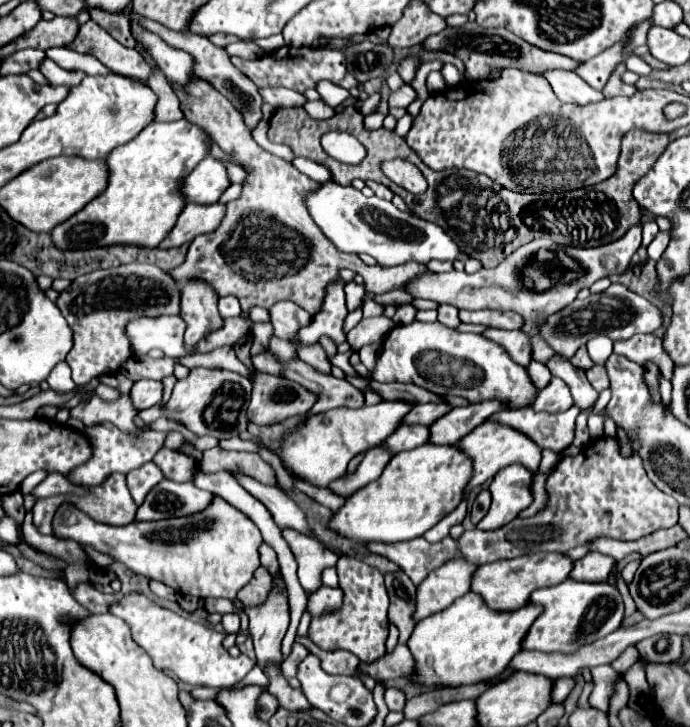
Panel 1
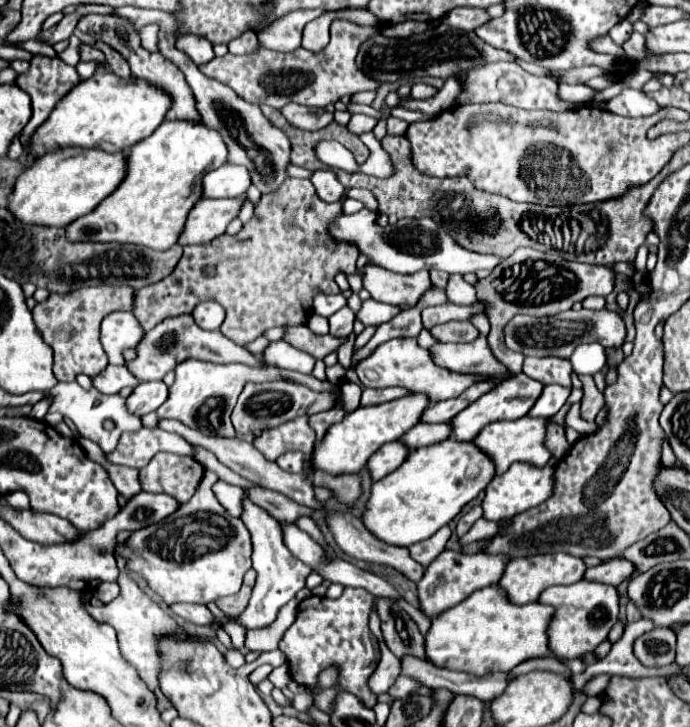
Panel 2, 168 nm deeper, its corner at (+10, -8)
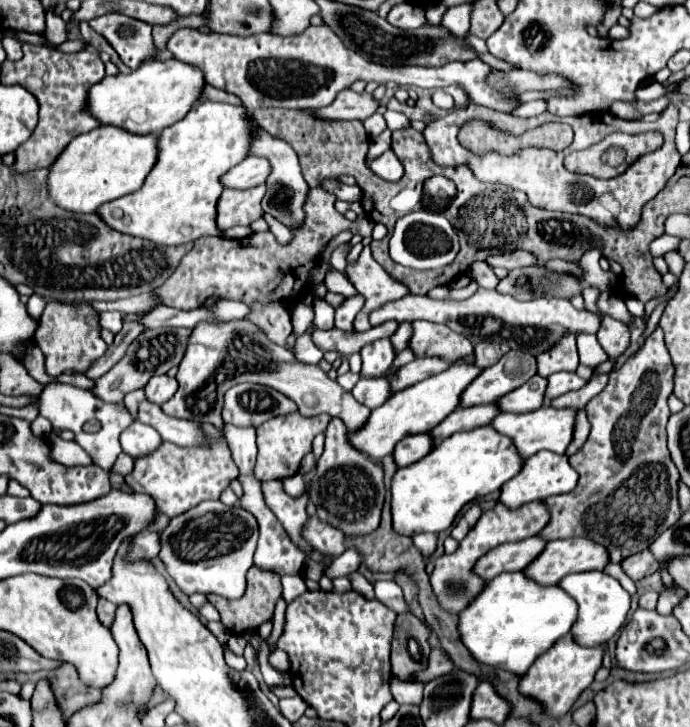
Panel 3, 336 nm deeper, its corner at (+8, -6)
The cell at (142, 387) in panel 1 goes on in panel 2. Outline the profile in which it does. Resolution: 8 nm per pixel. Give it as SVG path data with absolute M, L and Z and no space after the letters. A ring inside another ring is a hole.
M142 382L126 398L126 408L134 416L144 416L154 412L168 398L168 386L164 382Z

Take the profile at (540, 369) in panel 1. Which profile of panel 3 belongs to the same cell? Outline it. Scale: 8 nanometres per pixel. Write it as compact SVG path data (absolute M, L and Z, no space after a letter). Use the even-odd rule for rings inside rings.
M536 374L524 386L504 396L500 400L500 406L504 406L504 412L532 412L542 406L546 386L548 386L548 380Z

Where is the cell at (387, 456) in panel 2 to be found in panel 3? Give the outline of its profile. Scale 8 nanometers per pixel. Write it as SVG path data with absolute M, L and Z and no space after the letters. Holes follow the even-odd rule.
M430 432L408 436L408 438L404 438L404 442L398 442L398 446L394 450L394 460L398 466L410 466L410 464L422 460L426 454L430 454L434 444L436 442L430 436Z

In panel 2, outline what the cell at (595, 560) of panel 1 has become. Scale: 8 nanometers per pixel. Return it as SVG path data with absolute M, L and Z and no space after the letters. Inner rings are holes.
M614 558L614 560L602 562L602 564L598 564L598 566L586 568L584 580L618 586L622 580L630 578L632 572L634 572L634 566L632 566L628 560L618 560L618 558Z

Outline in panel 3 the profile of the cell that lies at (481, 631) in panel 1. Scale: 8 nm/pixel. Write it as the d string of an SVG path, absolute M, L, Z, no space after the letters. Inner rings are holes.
M504 572L492 578L484 588L484 592L478 594L478 598L472 602L472 606L468 606L464 614L460 614L460 634L462 642L478 662L498 666L522 676L528 672L528 668L540 654L552 648L560 636L570 632L576 618L578 618L578 604L560 586L540 586L538 582L526 578L524 572Z

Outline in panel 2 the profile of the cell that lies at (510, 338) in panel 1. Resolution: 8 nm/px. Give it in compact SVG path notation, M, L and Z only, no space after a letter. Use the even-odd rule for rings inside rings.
M482 332L476 340L463 343L436 343L430 348L434 362L444 368L452 368L454 372L484 372L492 376L506 376L506 366L492 356L488 346L486 332Z

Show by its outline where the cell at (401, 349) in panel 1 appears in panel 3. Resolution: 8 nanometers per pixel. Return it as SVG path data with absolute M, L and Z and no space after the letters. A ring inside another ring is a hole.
M388 338L364 346L360 350L360 356L362 356L362 372L360 372L362 376L382 376L396 358Z

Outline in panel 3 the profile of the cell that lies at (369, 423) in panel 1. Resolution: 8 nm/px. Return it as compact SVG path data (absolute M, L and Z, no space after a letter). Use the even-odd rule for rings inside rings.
M454 364L446 372L440 372L432 378L426 378L418 382L416 386L410 386L408 390L400 390L400 394L392 394L380 408L372 410L370 420L364 428L360 428L356 434L350 434L350 442L356 446L356 450L368 454L370 458L382 460L384 456L394 452L394 446L412 434L428 432L436 428L448 414L460 408L460 396L462 392L478 378L482 368L476 364Z

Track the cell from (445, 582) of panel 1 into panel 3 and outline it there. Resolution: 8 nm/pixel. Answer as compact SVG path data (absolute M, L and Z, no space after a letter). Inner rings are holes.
M532 536L516 544L502 544L496 550L488 552L476 564L476 574L480 574L484 580L492 580L496 574L502 574L502 572L524 570L544 550L544 546L546 546L546 540L540 536Z

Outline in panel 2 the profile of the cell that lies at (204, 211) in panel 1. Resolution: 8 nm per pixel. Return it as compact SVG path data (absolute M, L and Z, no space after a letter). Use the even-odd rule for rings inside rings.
M246 194L242 198L224 198L224 200L198 200L194 204L194 208L190 210L188 218L186 218L186 224L178 236L178 242L180 246L188 246L188 244L206 244L210 242L214 236L220 236L226 226L230 224L230 220L238 214L240 210L240 204L242 200L246 198Z

